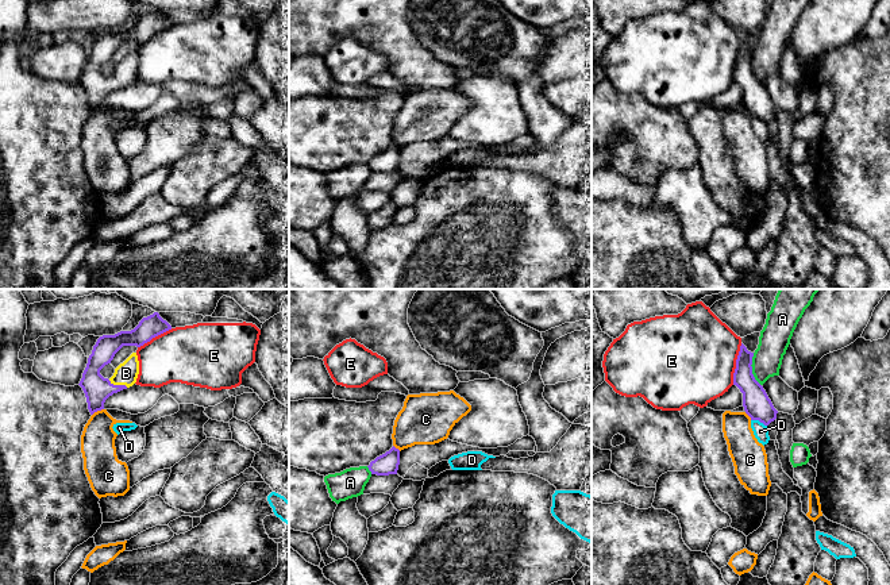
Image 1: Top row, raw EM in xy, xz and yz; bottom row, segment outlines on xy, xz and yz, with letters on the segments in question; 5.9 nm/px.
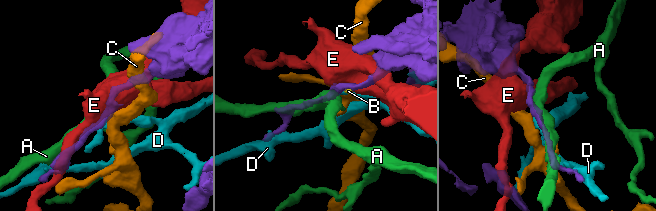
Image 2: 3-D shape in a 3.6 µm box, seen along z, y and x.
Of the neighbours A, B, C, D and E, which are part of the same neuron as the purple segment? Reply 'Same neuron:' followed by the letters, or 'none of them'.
Same neuron: B

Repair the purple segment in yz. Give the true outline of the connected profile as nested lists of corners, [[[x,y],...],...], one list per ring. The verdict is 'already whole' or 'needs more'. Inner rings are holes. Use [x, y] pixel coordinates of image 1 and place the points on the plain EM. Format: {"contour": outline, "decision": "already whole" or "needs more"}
{"contour": [[[741,41],[733,70],[733,82],[743,91],[743,104],[751,118],[759,118],[768,123],[777,116],[778,108],[752,72],[752,54],[754,50]]], "decision": "already whole"}

